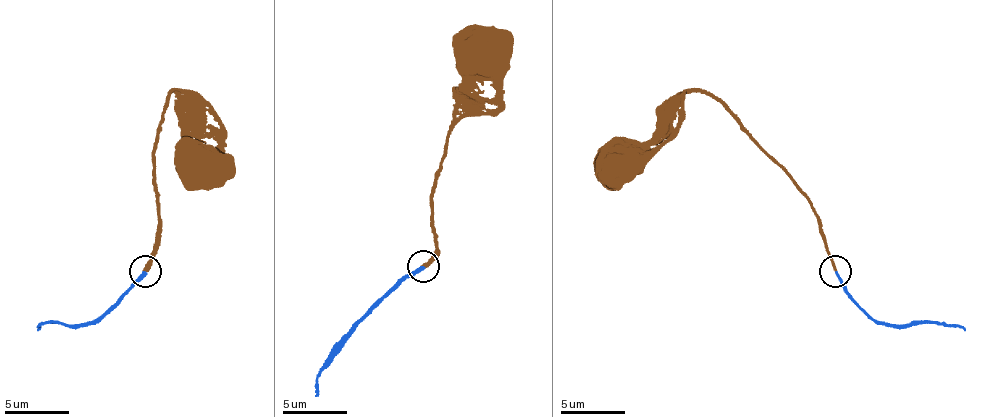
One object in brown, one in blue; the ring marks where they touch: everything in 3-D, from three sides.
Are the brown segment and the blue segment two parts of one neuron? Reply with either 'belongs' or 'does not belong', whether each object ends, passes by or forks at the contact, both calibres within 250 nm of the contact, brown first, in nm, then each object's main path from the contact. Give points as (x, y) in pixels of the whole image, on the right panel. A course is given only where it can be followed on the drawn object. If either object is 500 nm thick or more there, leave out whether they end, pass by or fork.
belongs; brown ends; blue ends; calibres 240 and 220 nm; course brown (836, 272), (810, 197), (713, 97), (684, 91), (648, 139), (622, 142), (609, 152); course blue (836, 272), (842, 288), (875, 320), (943, 324), (965, 330)

